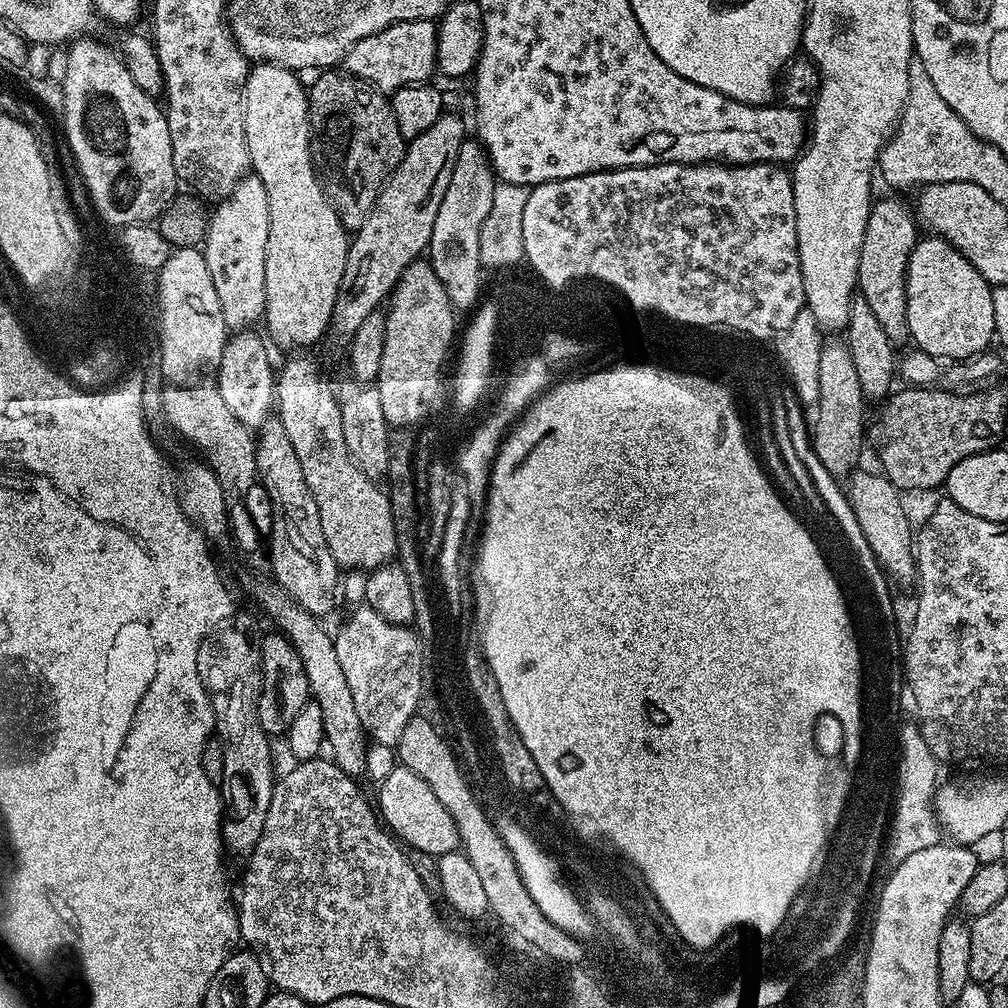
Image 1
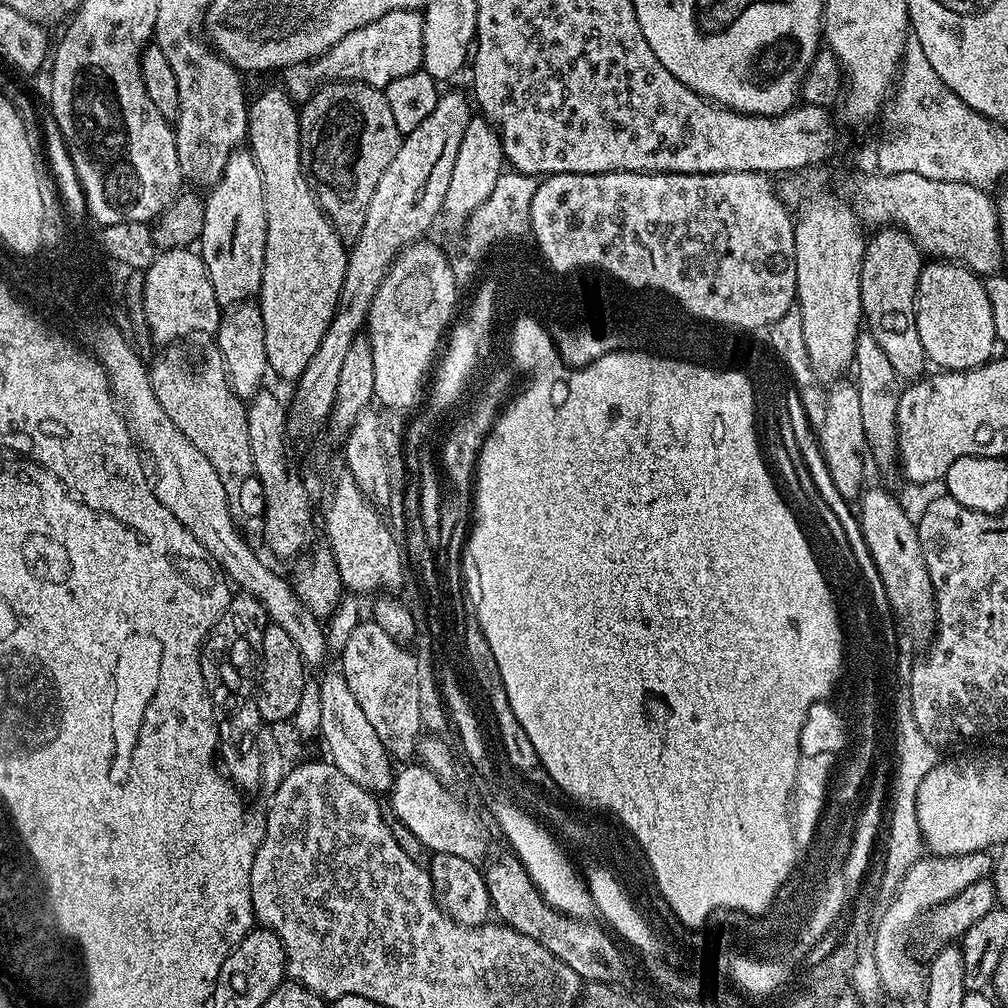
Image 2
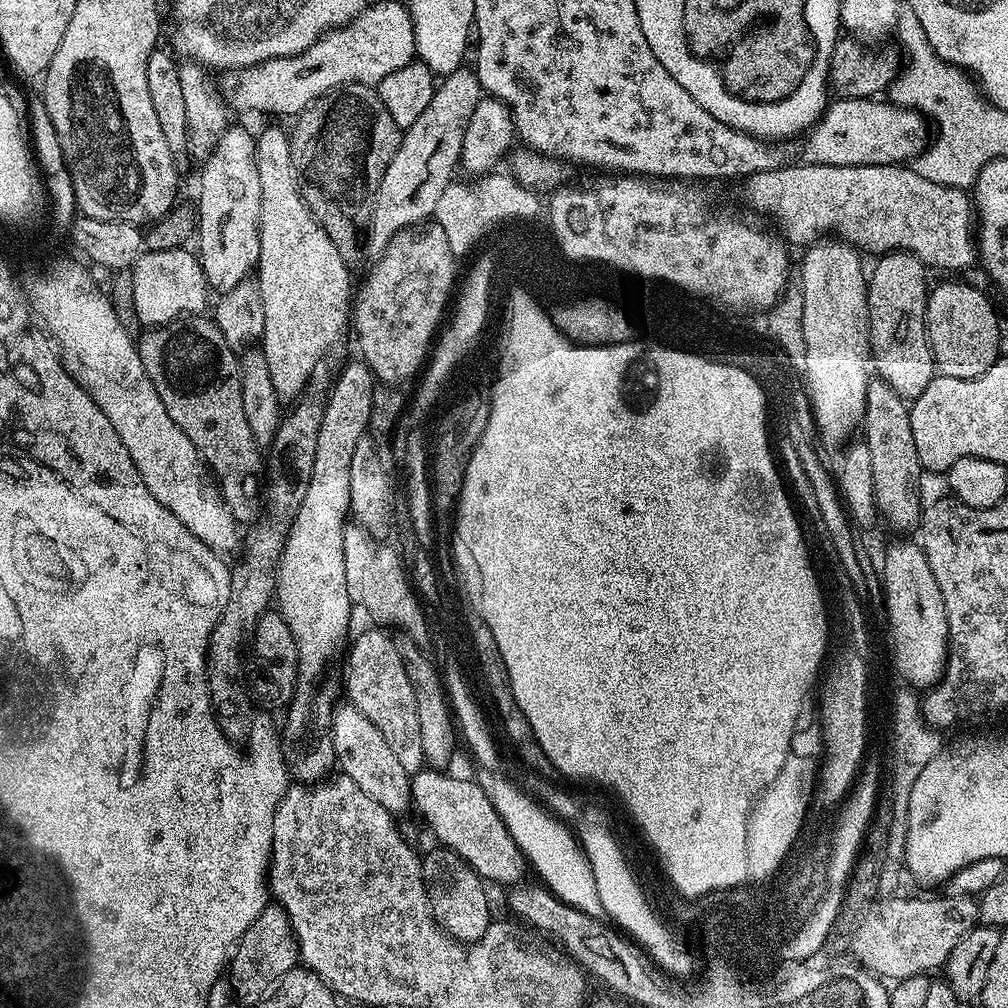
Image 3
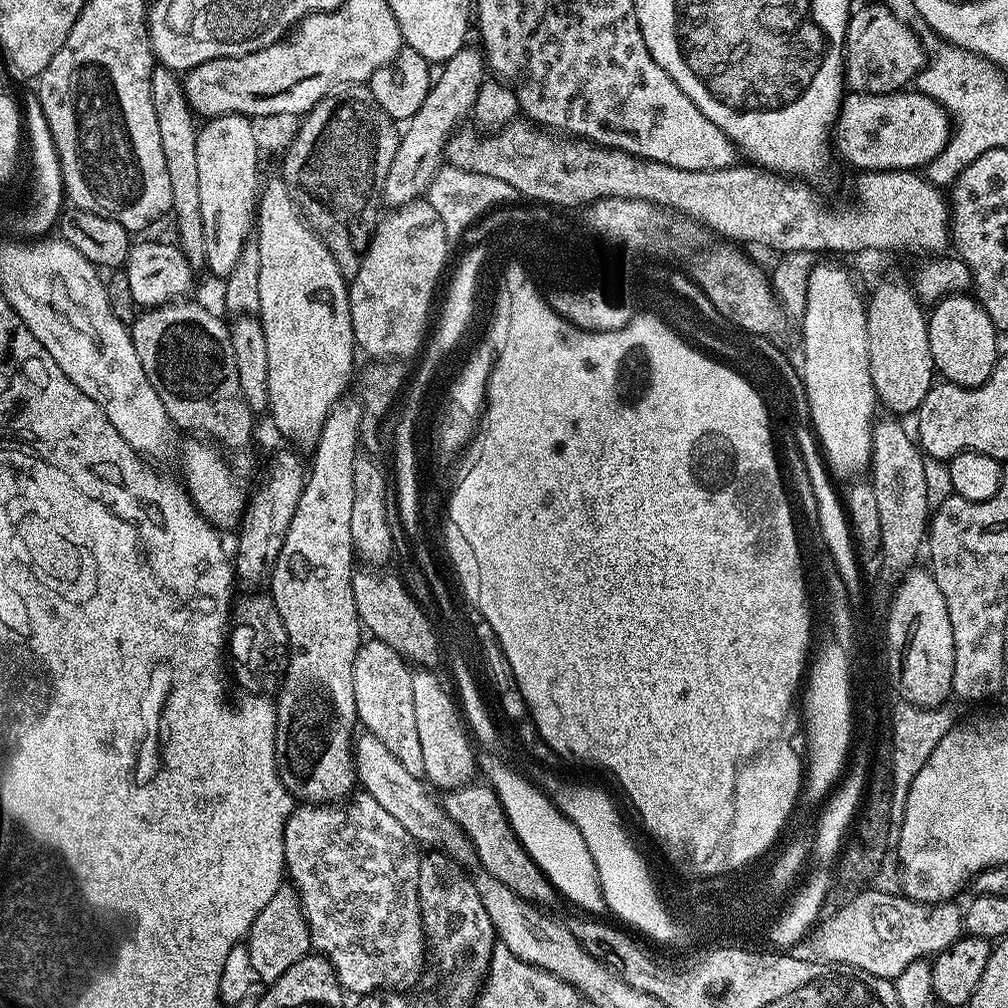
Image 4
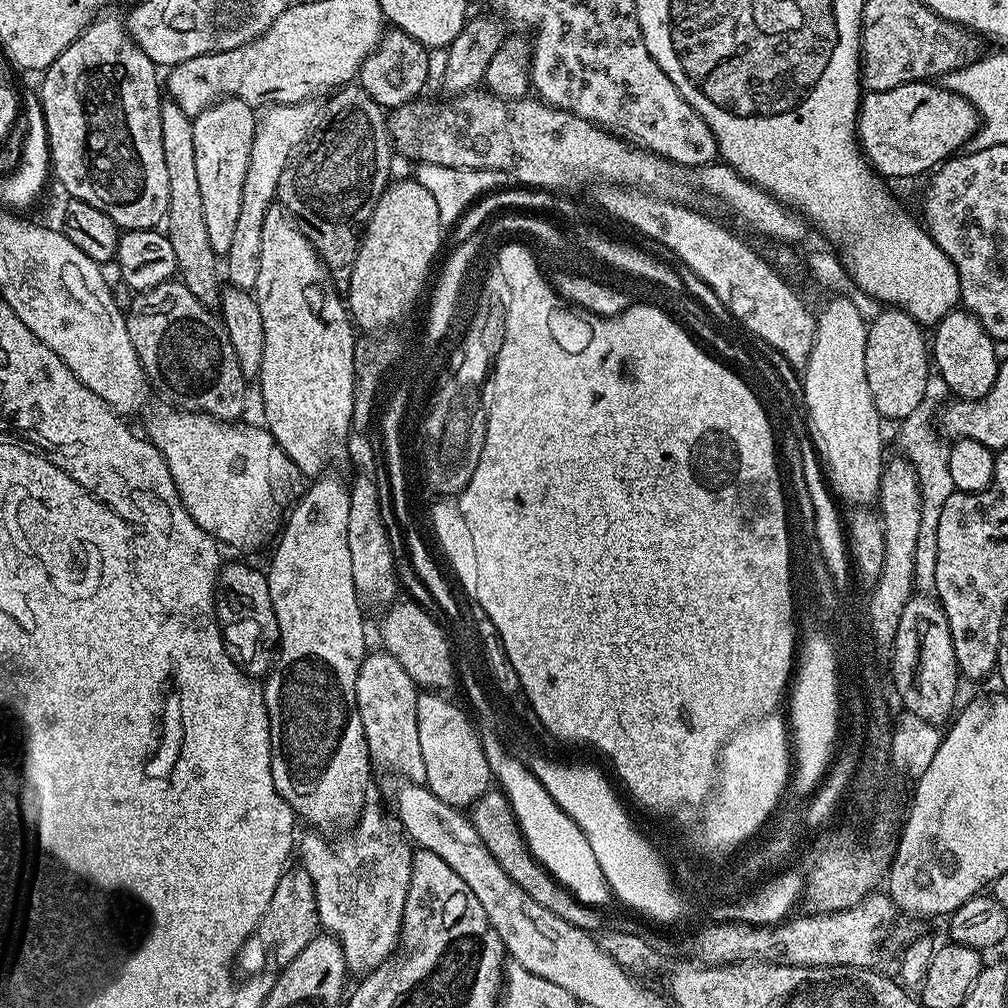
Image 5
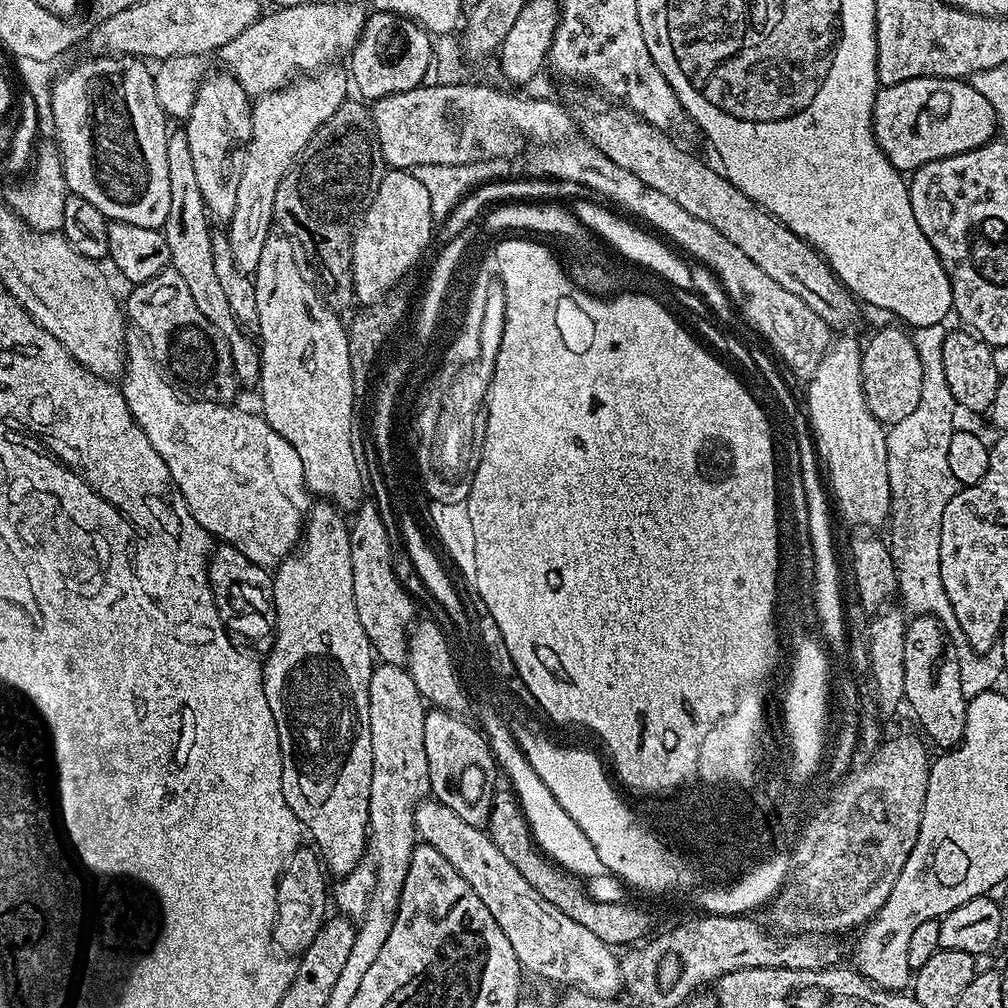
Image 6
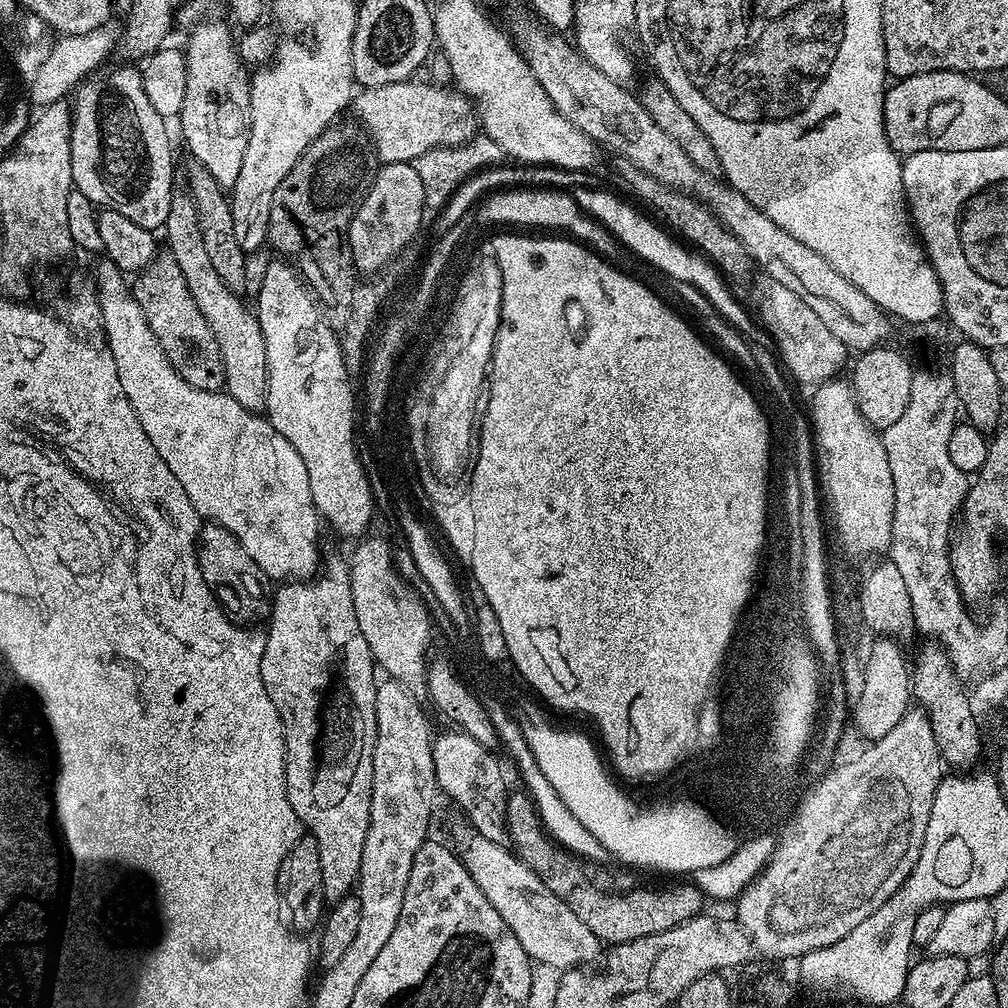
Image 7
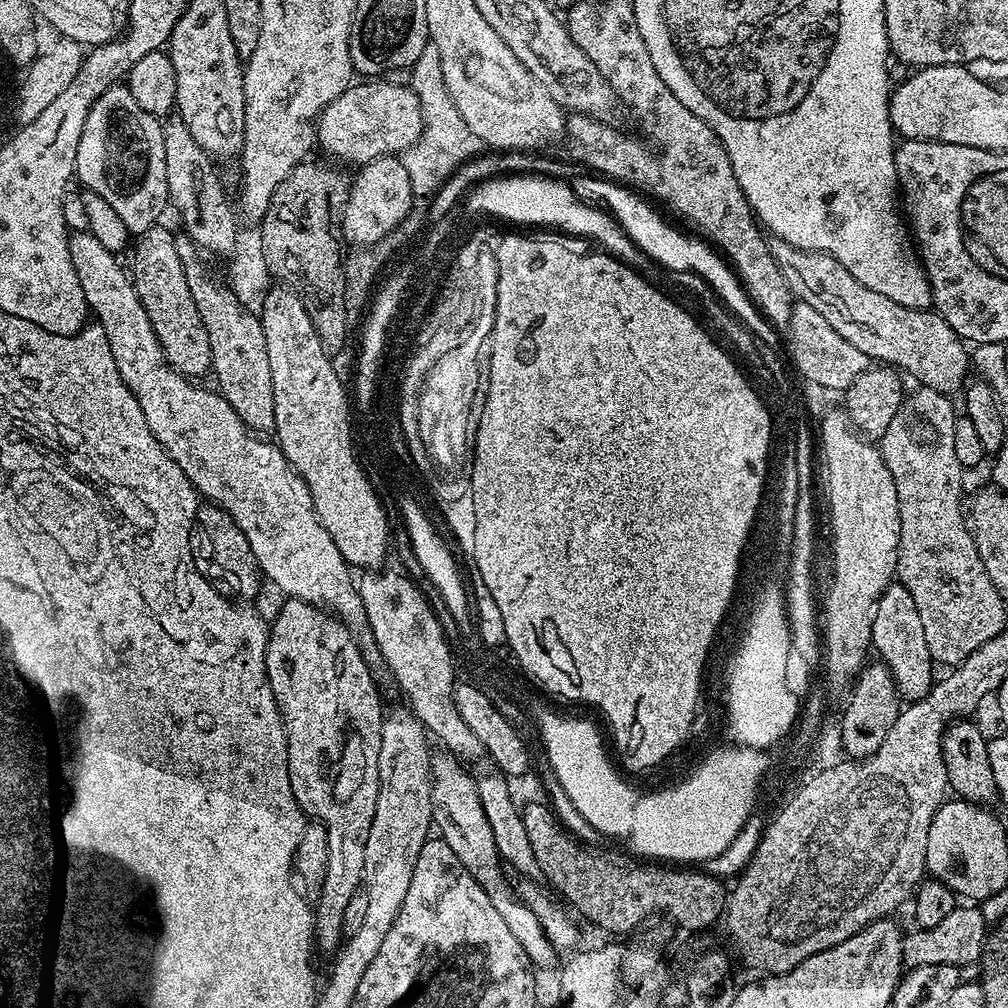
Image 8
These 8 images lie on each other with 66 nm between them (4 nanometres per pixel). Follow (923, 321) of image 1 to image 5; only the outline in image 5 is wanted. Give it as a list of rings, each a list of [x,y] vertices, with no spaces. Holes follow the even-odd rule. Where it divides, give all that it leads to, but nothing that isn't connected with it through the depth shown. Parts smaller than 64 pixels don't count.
[[[953,310],[935,325],[930,336],[930,360],[935,371],[943,378],[953,397],[961,400],[980,400],[991,390],[996,380],[998,361],[996,341],[967,310]]]

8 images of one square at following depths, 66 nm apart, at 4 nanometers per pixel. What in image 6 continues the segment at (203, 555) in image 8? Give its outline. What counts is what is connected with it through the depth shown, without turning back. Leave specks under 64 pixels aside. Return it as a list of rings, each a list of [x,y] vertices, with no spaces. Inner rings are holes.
[[[220,542],[211,549],[208,558],[208,585],[212,588],[216,609],[229,633],[236,638],[245,636],[246,639],[253,640],[257,653],[267,653],[276,626],[270,595],[272,578],[269,569],[250,562],[250,558],[246,558],[246,554],[242,554],[234,546]]]

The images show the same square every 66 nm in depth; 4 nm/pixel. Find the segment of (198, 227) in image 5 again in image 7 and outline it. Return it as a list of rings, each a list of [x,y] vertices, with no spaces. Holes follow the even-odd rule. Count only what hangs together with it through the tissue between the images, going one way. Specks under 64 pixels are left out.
[[[173,191],[170,214],[162,229],[163,235],[168,239],[166,251],[174,254],[174,262],[178,262],[182,278],[186,278],[190,298],[198,302],[202,318],[206,318],[210,330],[214,330],[216,335],[224,371],[223,391],[232,396],[238,406],[252,413],[259,413],[265,407],[264,399],[268,393],[266,338],[262,338],[262,326],[256,321],[255,311],[249,305],[247,308],[240,301],[241,297],[230,291],[226,282],[222,282],[222,278],[218,278],[218,273],[208,257],[206,245],[202,242],[202,234],[198,230],[196,203],[187,191]]]

